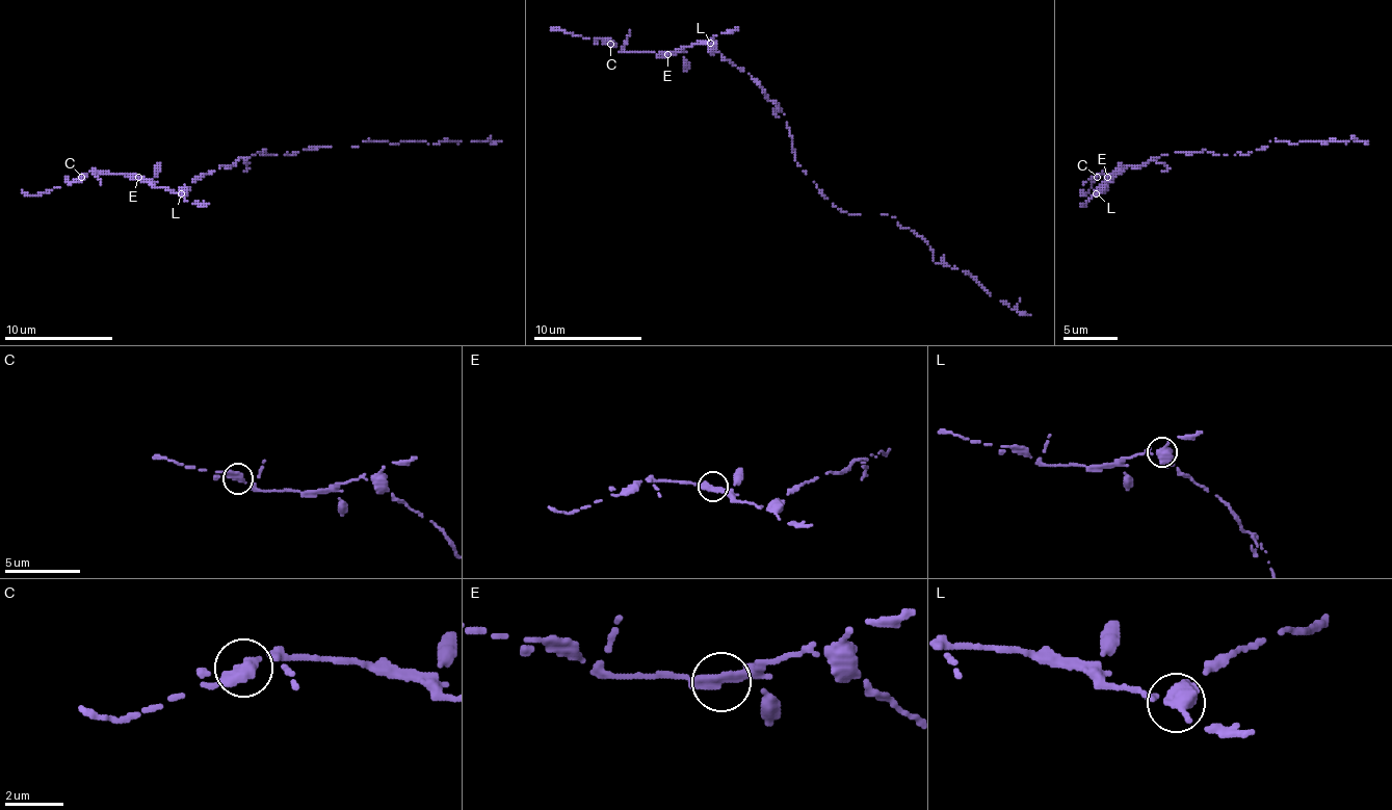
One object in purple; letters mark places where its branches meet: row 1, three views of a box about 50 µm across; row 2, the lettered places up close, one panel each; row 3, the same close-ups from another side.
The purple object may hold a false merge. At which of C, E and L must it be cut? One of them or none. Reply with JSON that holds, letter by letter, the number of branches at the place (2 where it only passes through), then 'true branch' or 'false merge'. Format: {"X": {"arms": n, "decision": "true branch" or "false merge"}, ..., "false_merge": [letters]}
{"C": {"arms": 2, "decision": "true branch"}, "E": {"arms": 2, "decision": "true branch"}, "L": {"arms": 2, "decision": "false merge"}, "false_merge": ["L"]}

